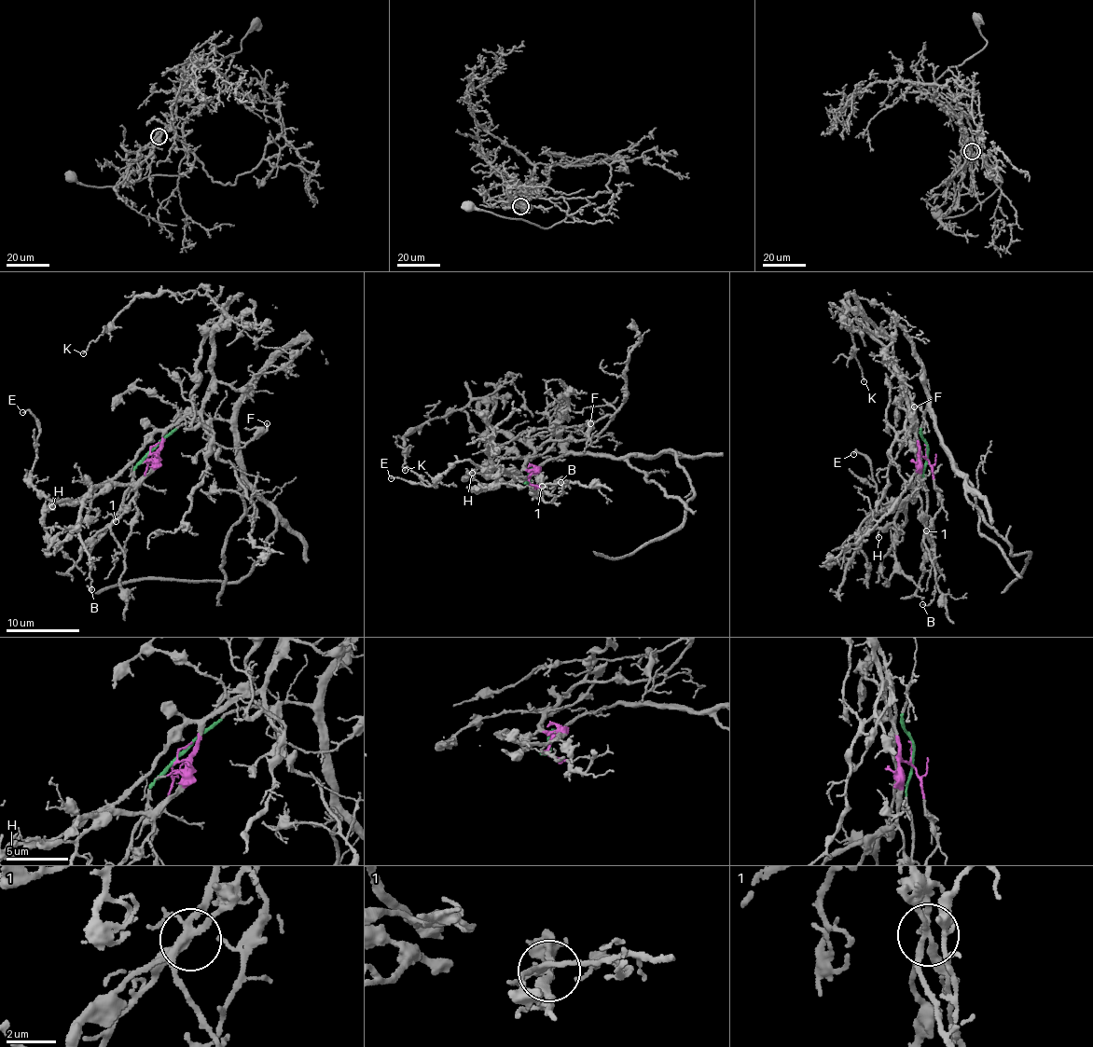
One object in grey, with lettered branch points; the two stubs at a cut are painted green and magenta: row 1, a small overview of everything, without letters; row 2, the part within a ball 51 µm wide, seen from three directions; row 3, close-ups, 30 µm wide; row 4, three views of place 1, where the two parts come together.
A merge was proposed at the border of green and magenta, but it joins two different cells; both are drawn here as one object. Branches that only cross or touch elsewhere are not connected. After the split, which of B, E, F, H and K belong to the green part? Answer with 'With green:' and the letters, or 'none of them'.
With green: none of them

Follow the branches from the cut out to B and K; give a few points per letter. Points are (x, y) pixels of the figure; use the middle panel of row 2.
B: (527, 482), (530, 472), (537, 469), (536, 475), (544, 477), (542, 499), (549, 502), (562, 492), (560, 482)
K: (527, 482), (531, 471), (523, 470), (534, 448), (491, 423), (480, 399), (411, 427), (404, 435), (405, 470)

